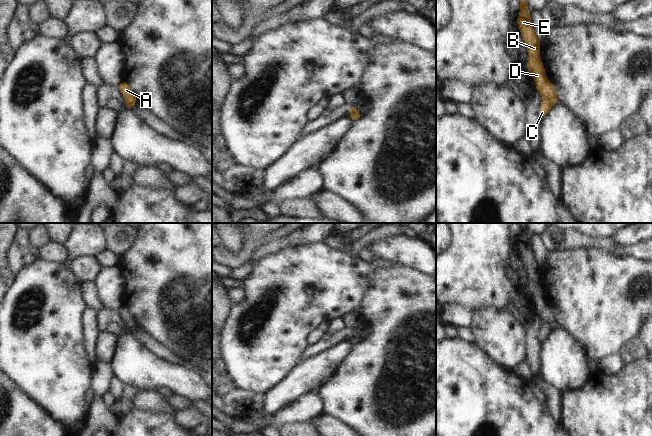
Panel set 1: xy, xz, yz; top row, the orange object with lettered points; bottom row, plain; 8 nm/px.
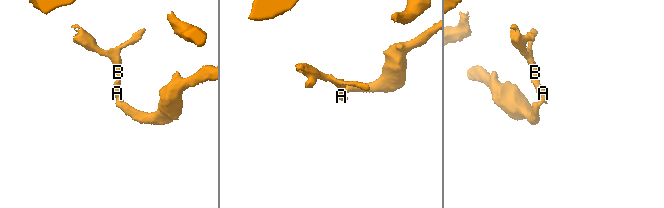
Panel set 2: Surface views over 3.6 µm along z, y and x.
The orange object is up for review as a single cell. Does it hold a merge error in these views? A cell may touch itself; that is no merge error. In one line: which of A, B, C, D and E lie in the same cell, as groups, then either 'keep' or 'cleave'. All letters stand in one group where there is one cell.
A B D E / C | cleave

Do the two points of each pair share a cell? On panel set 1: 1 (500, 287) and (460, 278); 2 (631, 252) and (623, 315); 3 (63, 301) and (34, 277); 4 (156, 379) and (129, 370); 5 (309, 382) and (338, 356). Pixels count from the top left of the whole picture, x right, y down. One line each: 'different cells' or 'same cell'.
1: same cell
2: different cells
3: same cell
4: same cell
5: same cell

